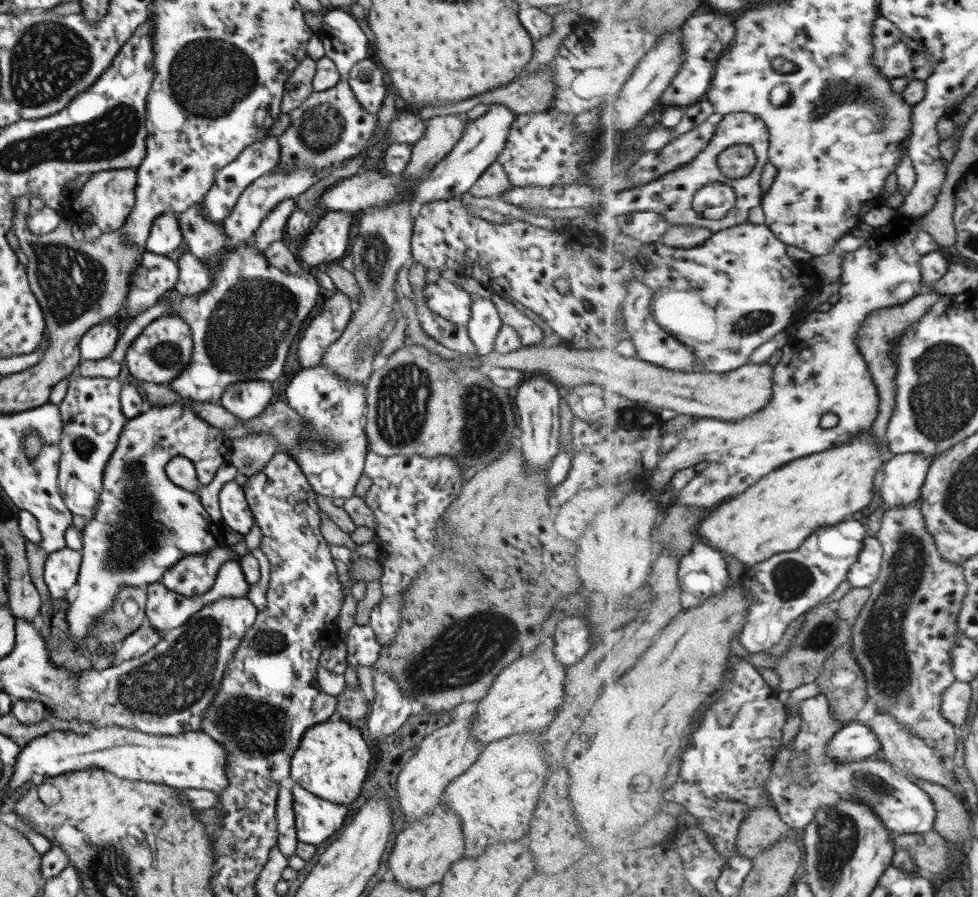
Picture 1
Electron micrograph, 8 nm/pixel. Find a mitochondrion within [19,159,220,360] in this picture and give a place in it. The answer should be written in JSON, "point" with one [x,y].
{"point":[71,282]}

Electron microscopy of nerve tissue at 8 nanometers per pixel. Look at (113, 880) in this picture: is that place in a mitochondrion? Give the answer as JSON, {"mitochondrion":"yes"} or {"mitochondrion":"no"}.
{"mitochondrion":"yes"}

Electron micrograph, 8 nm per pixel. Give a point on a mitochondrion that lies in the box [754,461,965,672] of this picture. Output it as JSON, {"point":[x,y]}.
{"point":[790,579]}

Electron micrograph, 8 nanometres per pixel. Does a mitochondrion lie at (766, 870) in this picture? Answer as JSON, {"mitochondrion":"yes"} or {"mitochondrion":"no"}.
{"mitochondrion":"no"}

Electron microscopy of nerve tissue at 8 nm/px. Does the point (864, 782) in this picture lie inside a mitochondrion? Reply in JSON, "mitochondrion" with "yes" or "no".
{"mitochondrion":"yes"}

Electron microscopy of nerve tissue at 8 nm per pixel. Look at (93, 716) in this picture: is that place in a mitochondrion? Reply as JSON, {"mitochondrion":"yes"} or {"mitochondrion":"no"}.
{"mitochondrion":"no"}

